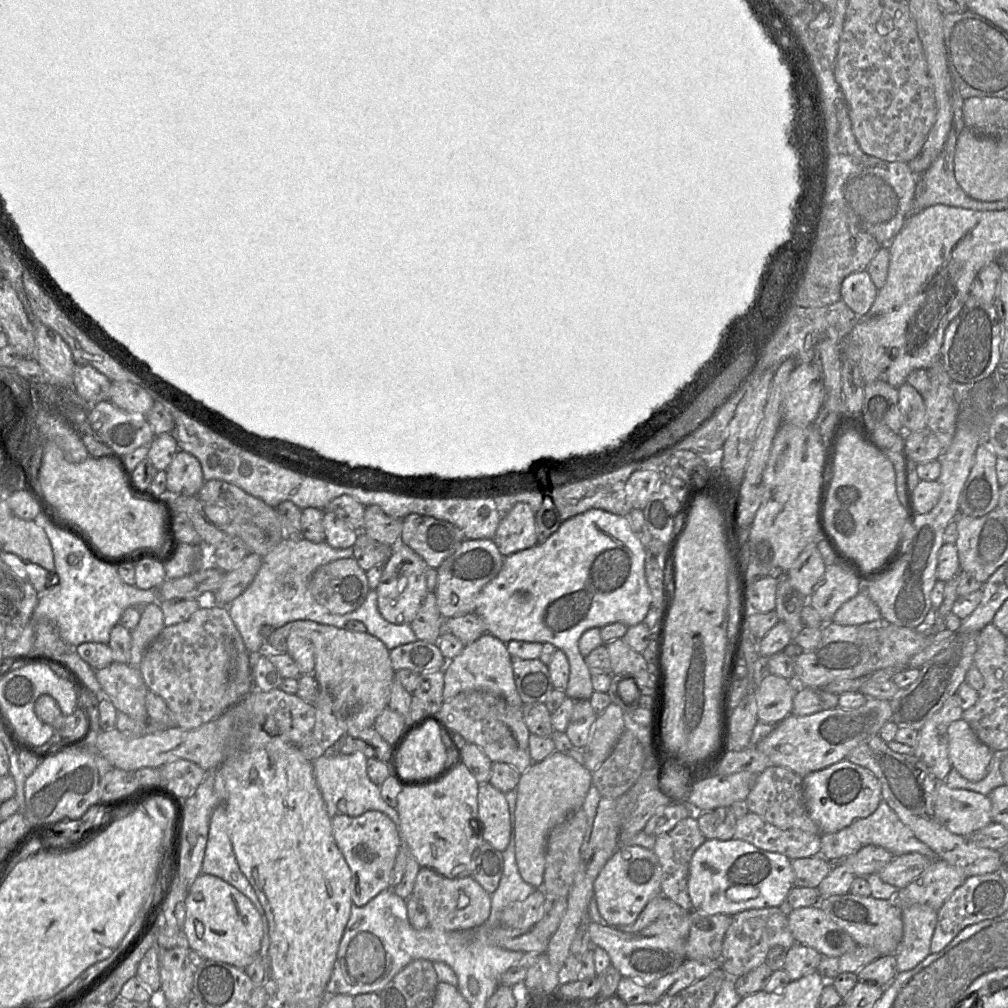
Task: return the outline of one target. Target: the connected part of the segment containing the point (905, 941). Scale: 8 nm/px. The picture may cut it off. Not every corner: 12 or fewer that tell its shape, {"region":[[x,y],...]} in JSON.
{"region":[[922,904],[902,909],[898,973],[930,954],[937,911]]}

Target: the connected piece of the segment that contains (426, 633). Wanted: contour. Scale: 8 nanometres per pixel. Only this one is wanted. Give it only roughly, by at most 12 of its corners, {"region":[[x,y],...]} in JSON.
{"region":[[428,592],[410,623],[419,640],[437,643],[444,620]]}

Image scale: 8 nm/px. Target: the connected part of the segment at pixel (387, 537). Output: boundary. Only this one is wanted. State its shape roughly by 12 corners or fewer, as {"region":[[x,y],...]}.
{"region":[[366,506],[363,531],[390,547],[399,544],[403,521],[379,506]]}

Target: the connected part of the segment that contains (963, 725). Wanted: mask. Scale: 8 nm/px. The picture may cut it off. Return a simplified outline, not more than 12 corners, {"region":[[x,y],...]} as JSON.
{"region":[[963,718],[948,727],[952,767],[970,781],[987,775],[994,752]]}

